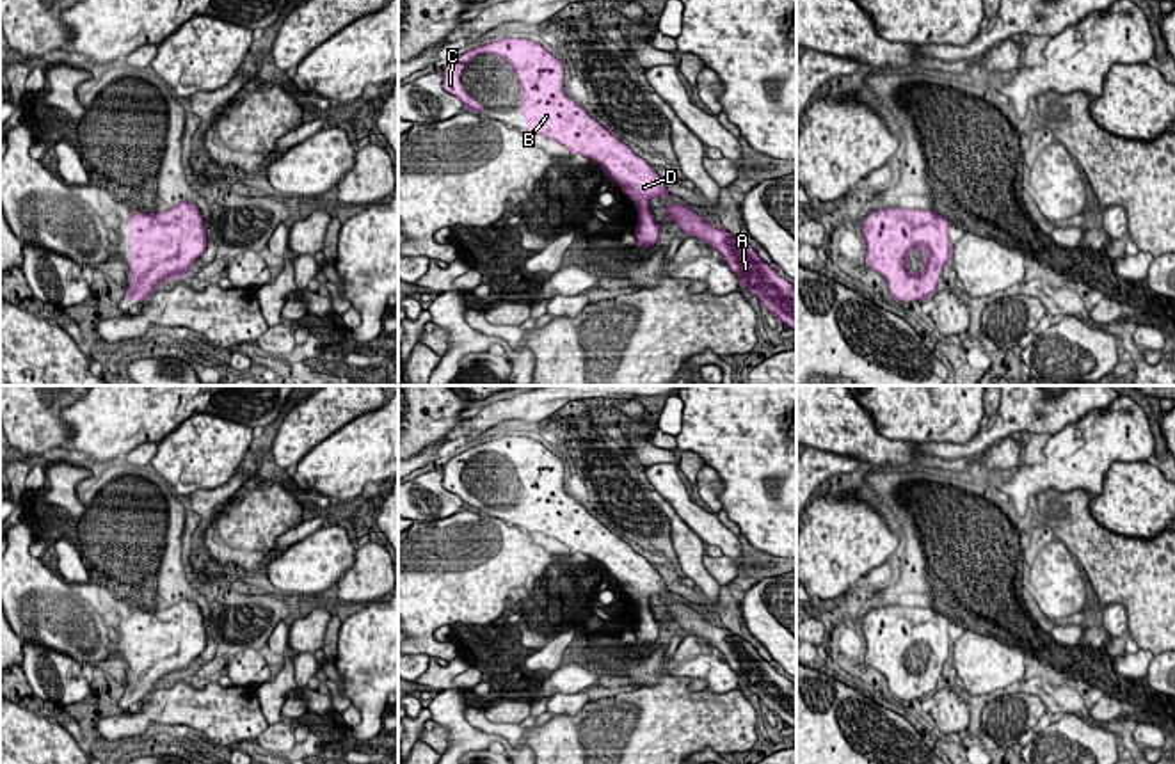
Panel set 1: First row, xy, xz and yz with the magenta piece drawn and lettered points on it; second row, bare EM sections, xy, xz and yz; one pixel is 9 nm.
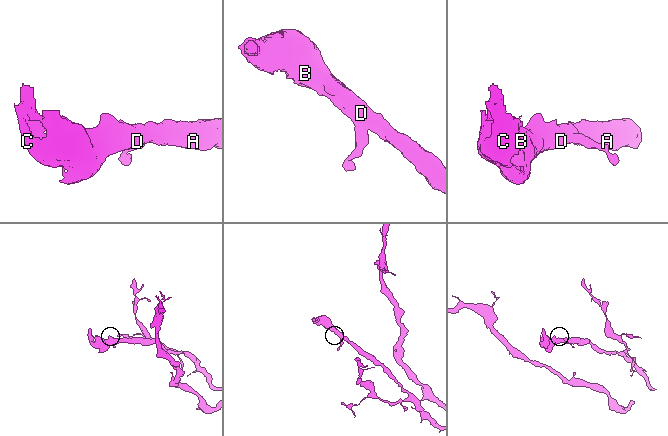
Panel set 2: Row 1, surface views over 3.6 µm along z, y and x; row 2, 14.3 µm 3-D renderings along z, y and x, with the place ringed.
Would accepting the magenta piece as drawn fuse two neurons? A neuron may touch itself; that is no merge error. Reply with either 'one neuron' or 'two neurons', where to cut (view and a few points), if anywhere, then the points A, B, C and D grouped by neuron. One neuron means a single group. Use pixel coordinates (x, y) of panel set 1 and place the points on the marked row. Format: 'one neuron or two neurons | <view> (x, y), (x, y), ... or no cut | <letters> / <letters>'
one neuron | no cut | A B C D

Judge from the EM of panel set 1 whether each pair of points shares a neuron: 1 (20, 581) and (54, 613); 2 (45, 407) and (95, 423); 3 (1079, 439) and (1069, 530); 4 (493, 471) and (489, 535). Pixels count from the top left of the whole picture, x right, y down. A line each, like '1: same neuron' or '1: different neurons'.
1: same neuron
2: different neurons
3: different neurons
4: different neurons

